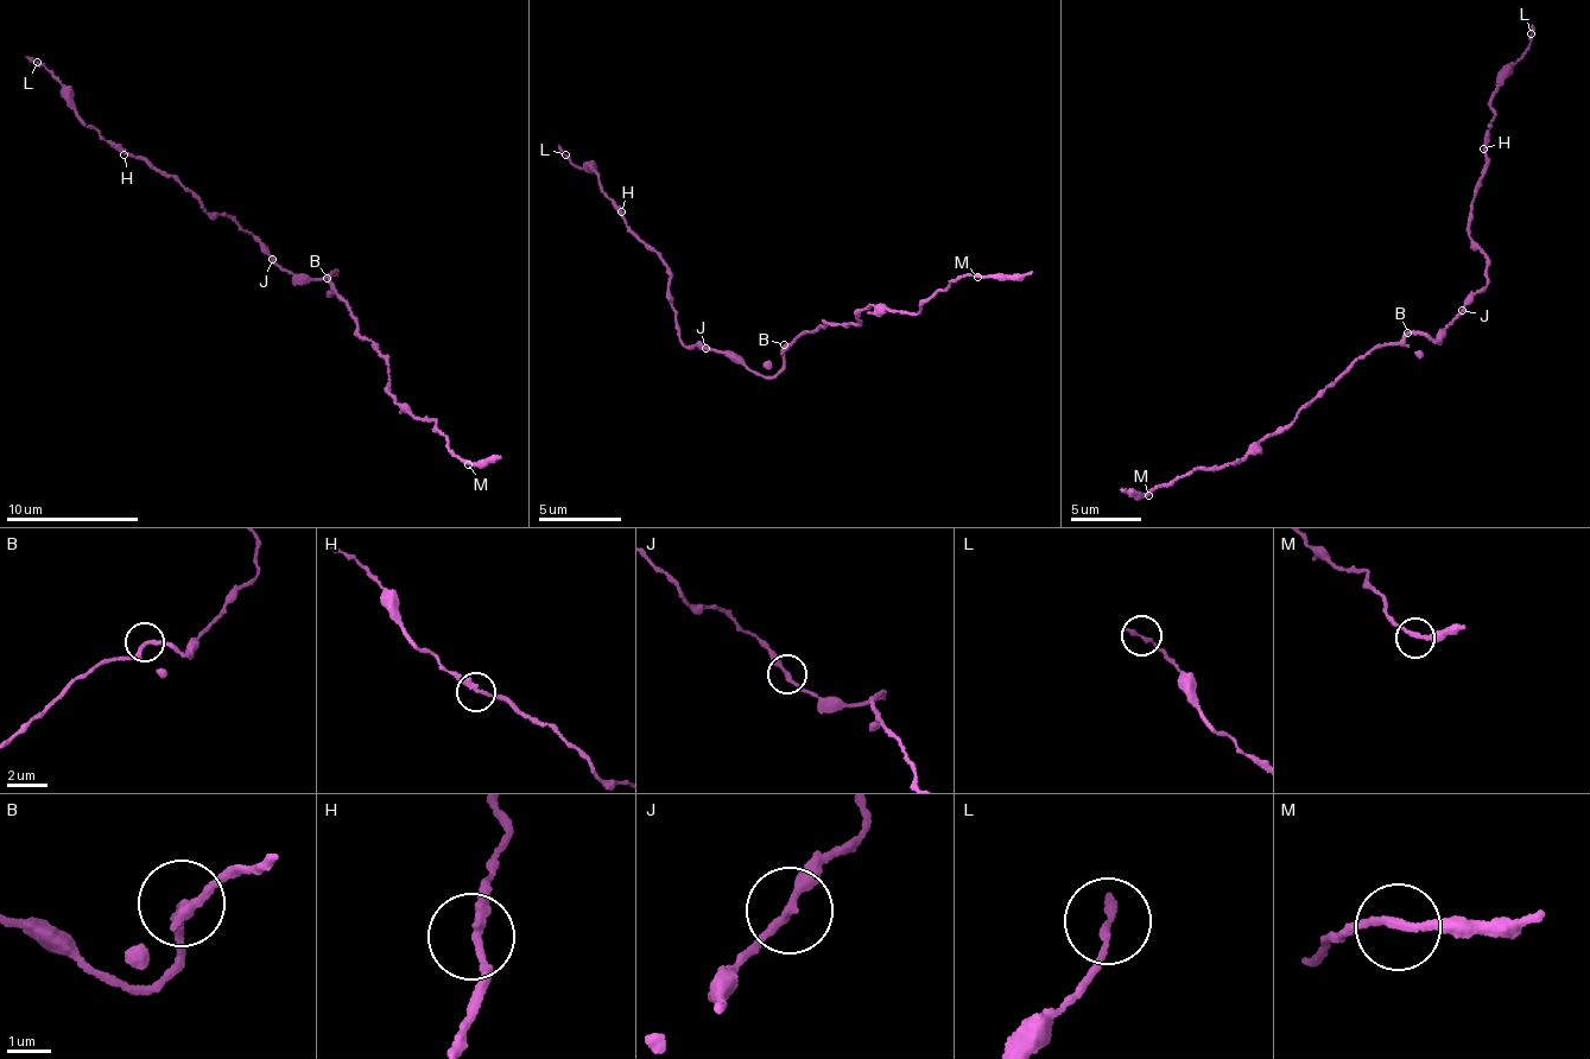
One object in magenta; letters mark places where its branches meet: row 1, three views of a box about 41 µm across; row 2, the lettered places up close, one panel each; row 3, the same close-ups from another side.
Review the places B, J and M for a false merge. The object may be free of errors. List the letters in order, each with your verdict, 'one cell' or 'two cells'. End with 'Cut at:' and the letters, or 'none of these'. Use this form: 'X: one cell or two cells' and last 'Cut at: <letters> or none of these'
B: one cell
J: one cell
M: one cell
Cut at: none of these

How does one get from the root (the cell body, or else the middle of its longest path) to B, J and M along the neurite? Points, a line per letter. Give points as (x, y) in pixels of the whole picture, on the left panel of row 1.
B: (322, 277), (337, 272), (327, 278)
J: (322, 277), (317, 280), (298, 278), (279, 268), (272, 260)
M: (322, 277), (337, 272), (330, 281), (360, 336), (378, 342), (397, 404), (435, 419), (468, 464)

